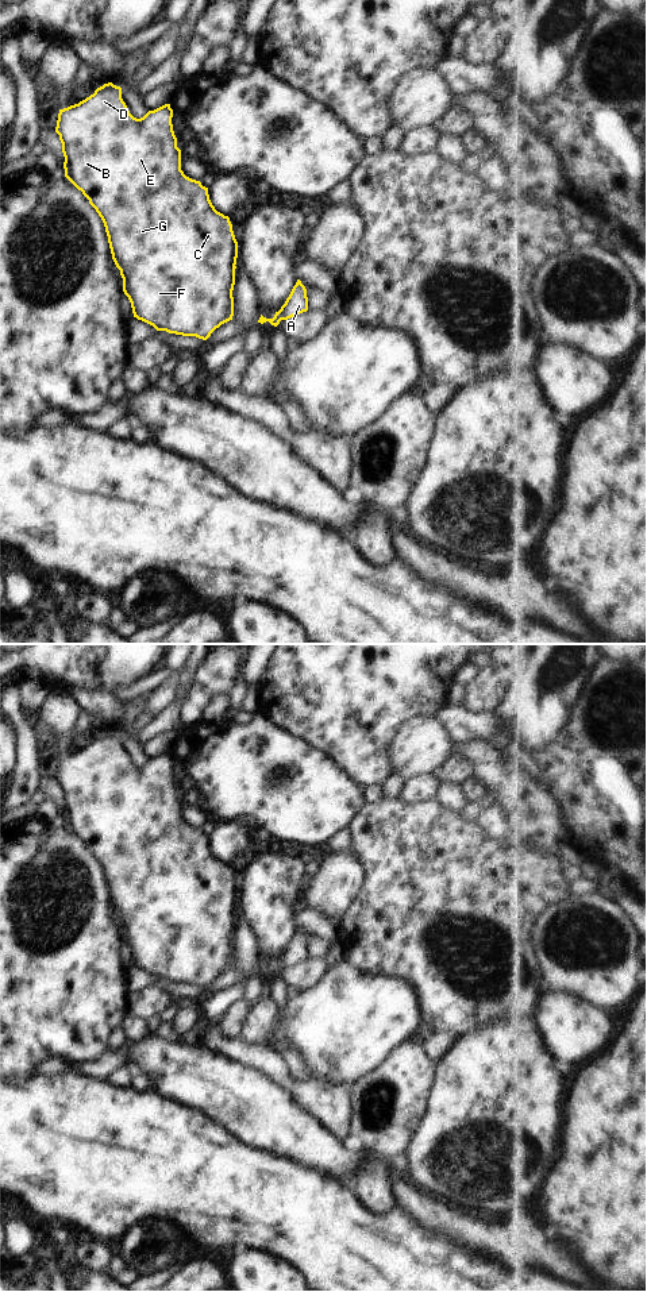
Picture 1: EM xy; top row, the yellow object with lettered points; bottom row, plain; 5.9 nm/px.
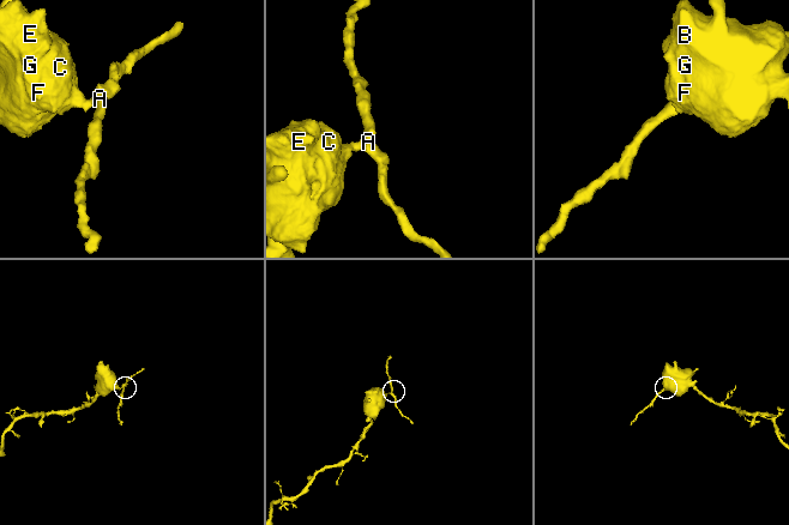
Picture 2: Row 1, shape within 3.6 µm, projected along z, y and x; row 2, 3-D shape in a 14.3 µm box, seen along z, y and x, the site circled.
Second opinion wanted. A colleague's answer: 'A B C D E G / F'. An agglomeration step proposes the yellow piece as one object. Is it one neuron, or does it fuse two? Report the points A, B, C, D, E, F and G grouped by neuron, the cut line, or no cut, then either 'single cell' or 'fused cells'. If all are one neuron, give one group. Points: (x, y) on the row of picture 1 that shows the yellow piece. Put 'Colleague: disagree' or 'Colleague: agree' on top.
Colleague: disagree
A / B C D E F G | xy (277, 312), (281, 319) | fused cells

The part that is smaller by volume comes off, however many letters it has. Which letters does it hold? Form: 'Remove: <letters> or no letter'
Remove: A

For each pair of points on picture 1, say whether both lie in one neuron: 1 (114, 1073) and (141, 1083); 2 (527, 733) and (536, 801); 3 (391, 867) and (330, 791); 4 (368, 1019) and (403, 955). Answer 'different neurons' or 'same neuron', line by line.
1: different neurons
2: different neurons
3: different neurons
4: different neurons

